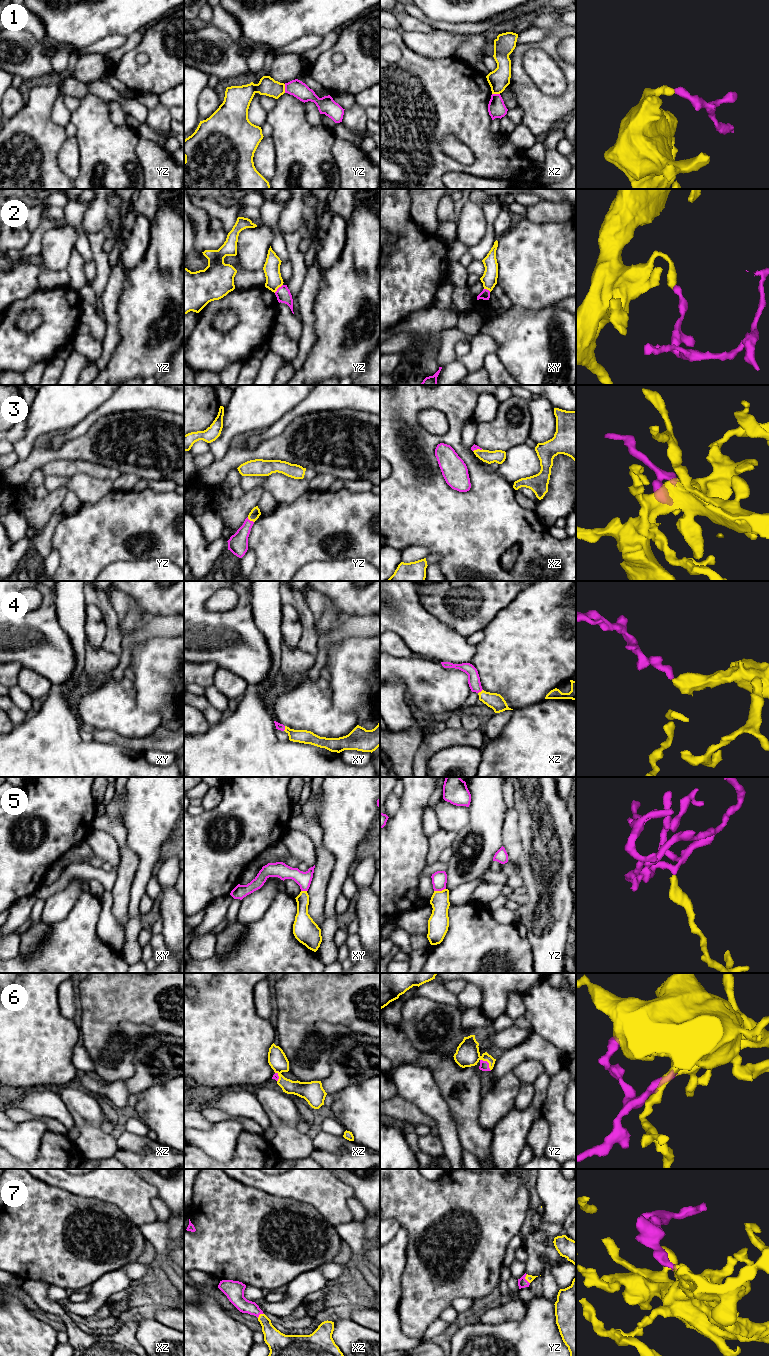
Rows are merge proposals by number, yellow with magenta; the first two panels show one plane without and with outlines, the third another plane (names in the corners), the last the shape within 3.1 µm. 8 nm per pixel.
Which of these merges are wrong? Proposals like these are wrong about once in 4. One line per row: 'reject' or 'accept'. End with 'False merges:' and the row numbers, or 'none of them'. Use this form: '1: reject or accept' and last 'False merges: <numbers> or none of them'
1: reject
2: reject
3: accept
4: accept
5: reject
6: accept
7: accept
False merges: 1, 2, 5

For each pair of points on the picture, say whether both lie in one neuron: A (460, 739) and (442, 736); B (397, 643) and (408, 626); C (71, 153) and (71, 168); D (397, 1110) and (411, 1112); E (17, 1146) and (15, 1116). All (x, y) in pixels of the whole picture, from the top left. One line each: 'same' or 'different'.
A: same
B: different
C: same
D: same
E: different

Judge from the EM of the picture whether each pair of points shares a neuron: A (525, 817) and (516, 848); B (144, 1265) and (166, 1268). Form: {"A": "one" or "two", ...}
{"A": "two", "B": "two"}

